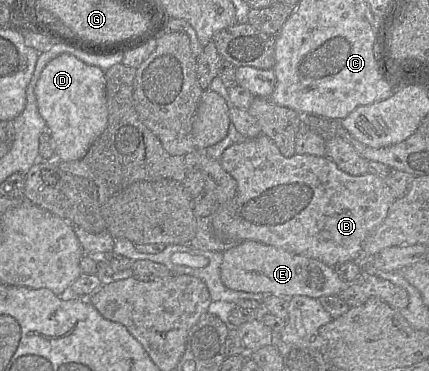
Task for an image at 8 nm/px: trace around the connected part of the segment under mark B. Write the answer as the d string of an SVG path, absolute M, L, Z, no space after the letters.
M260 134L256 138L247 138L245 142L235 143L226 148L220 158L220 164L237 182L237 191L233 199L227 203L217 205L208 217L214 235L221 241L227 243L241 243L244 241L255 241L266 245L281 248L290 253L316 259L334 268L343 262L358 262L361 258L362 244L367 236L375 230L386 218L391 205L396 200L391 189L386 184L384 177L374 172L360 176L352 176L343 172L327 156L317 157L308 154L295 154L290 158L284 157L275 143L266 135Z

